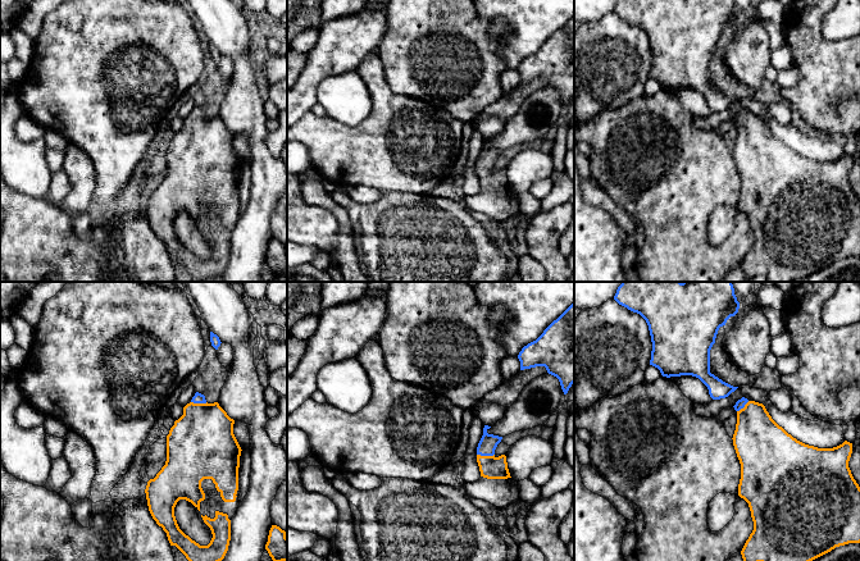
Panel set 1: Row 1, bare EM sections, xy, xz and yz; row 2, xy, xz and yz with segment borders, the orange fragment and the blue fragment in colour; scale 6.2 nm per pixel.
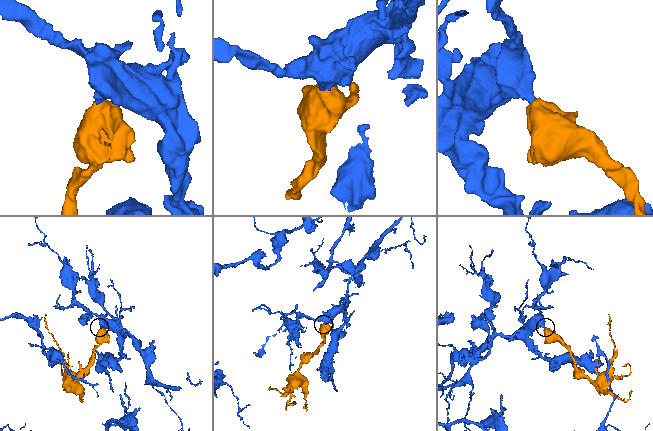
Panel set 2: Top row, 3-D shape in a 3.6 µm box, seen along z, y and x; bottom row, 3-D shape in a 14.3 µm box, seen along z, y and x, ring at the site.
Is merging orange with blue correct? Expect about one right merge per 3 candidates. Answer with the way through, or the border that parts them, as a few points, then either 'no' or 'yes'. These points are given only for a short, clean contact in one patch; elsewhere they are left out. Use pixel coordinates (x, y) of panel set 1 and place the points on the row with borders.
way xz (492, 468), (487, 463), (486, 456), (487, 445); yes

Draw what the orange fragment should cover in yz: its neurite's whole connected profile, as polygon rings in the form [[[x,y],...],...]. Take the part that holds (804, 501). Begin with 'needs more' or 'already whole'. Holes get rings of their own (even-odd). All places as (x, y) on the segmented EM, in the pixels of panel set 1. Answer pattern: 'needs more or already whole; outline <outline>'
needs more; outline [[[742,397],[736,402],[733,407],[737,411],[737,424],[732,439],[741,464],[738,496],[748,503],[751,517],[754,521],[754,530],[741,551],[743,561],[813,561],[831,552],[836,547],[848,543],[860,543],[860,487],[854,479],[848,468],[848,461],[852,453],[852,443],[845,441],[842,444],[833,448],[818,448],[814,446],[809,446],[797,441],[782,427],[779,427],[772,419],[763,403],[748,401],[747,398]]]

